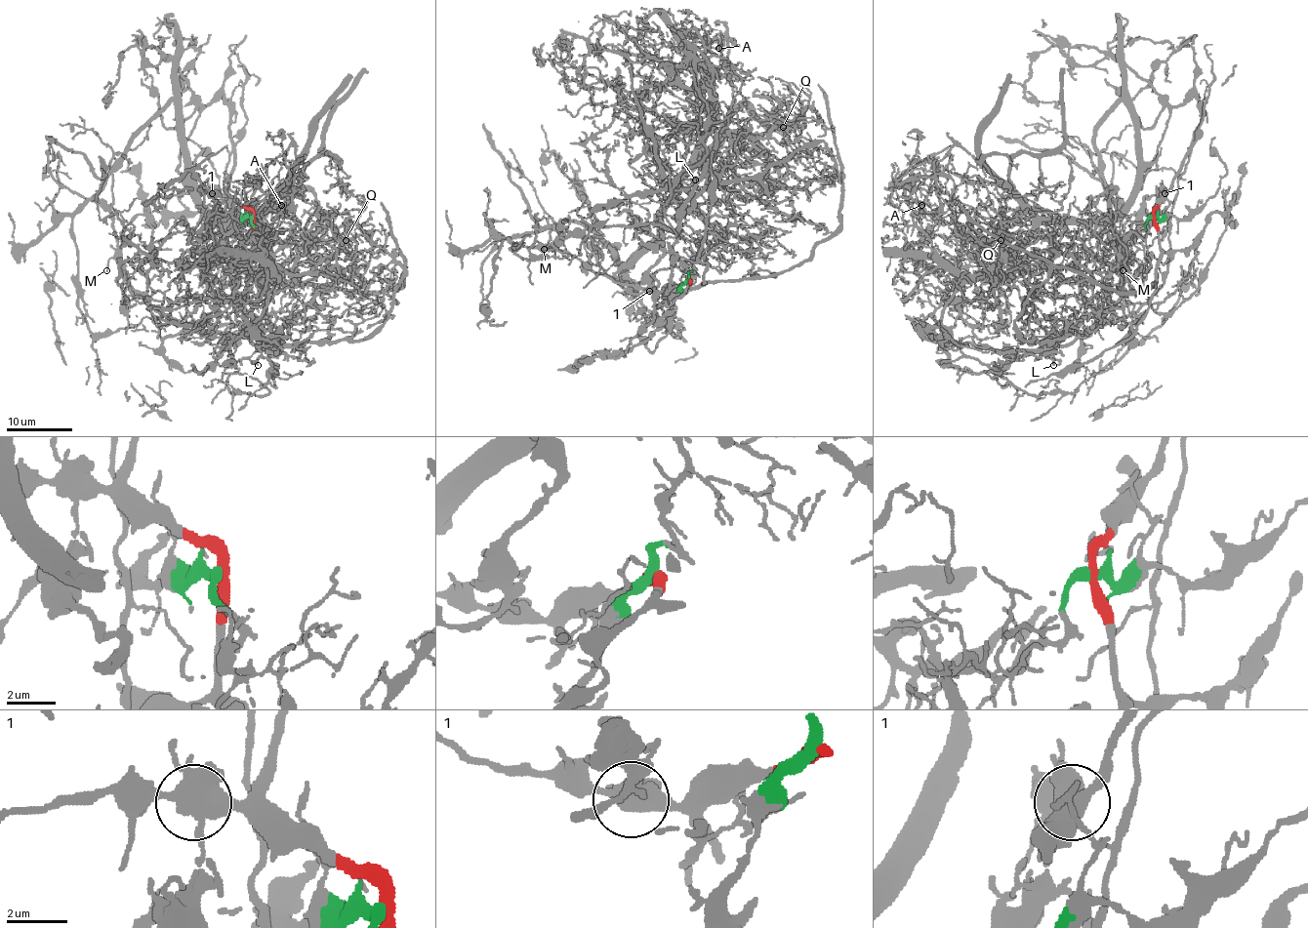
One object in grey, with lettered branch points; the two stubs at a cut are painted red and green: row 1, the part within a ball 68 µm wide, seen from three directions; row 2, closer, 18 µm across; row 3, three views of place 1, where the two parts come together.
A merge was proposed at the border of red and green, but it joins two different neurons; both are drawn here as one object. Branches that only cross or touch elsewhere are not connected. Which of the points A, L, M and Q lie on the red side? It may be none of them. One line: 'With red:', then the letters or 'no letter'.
With red: L, M

